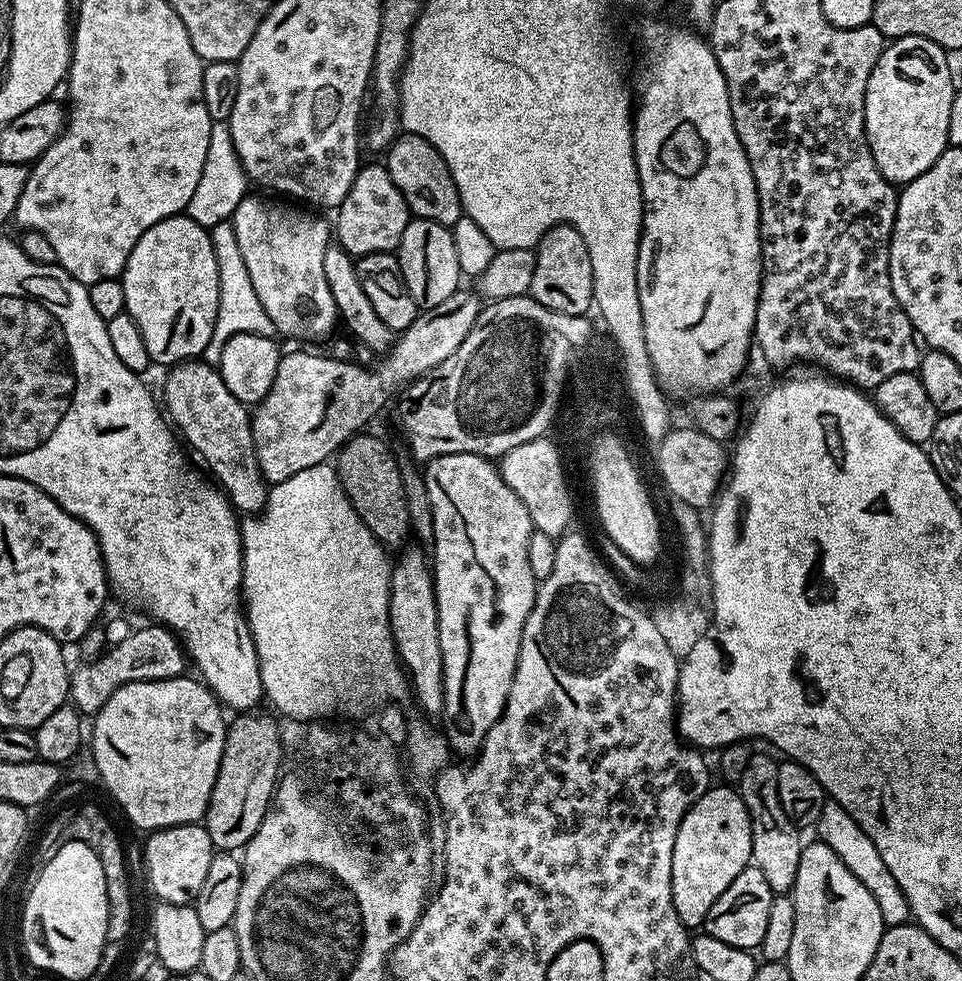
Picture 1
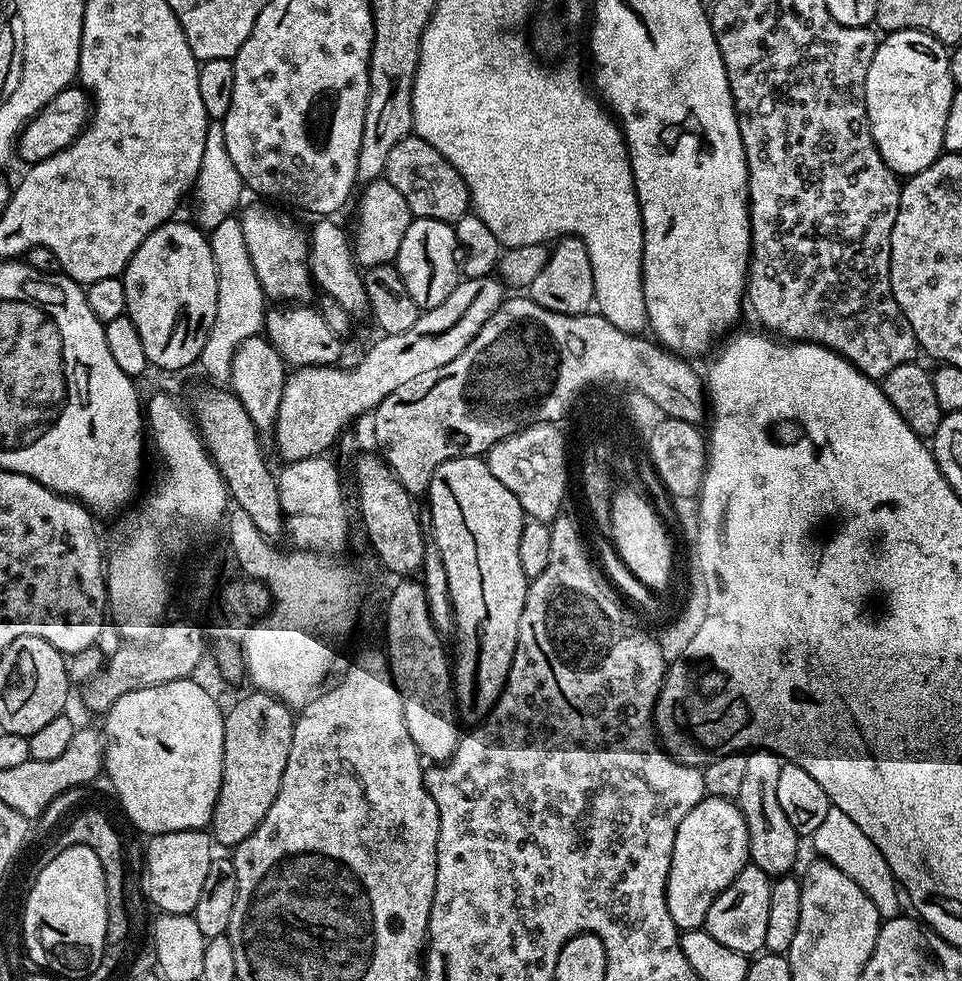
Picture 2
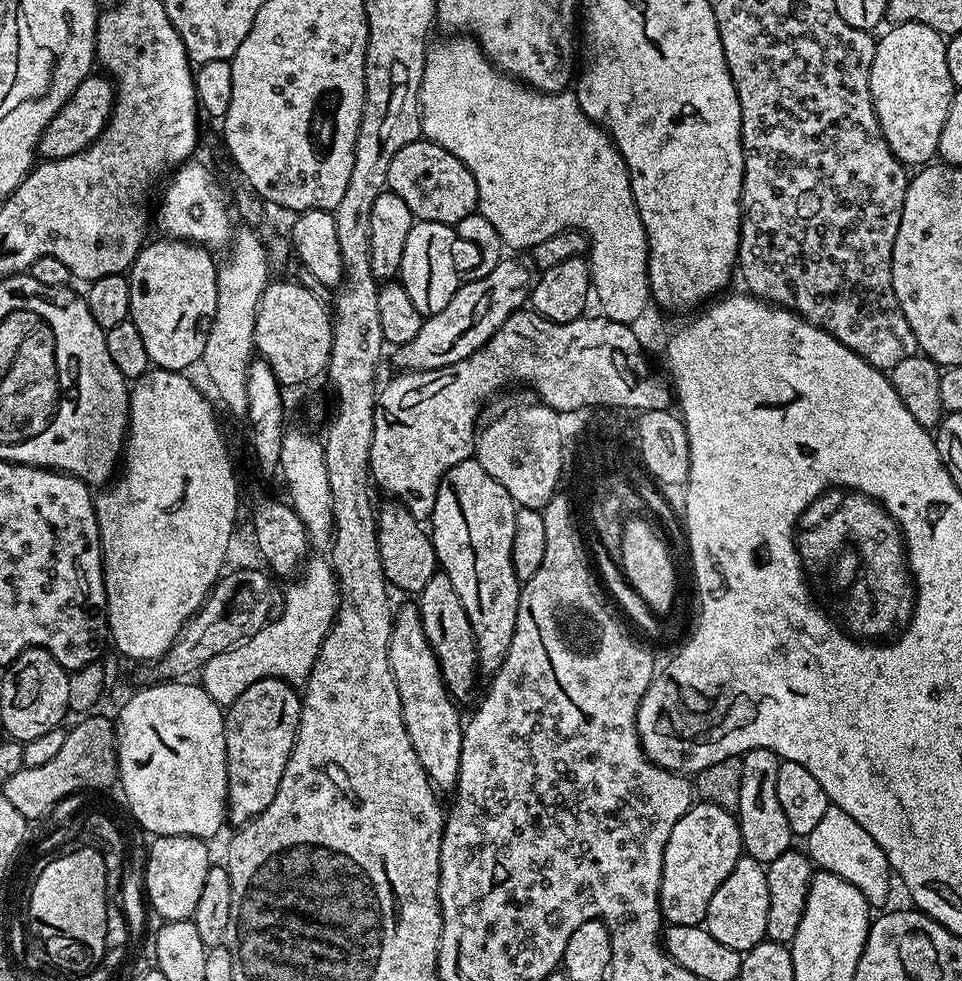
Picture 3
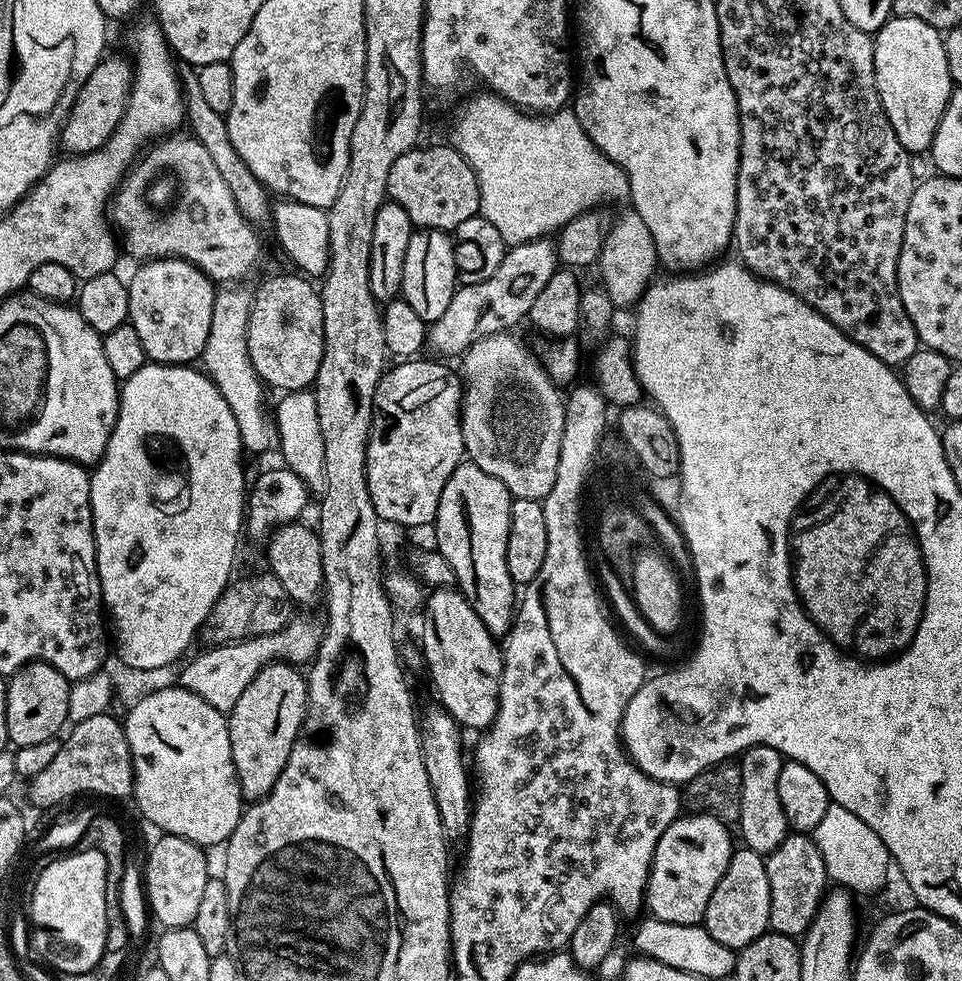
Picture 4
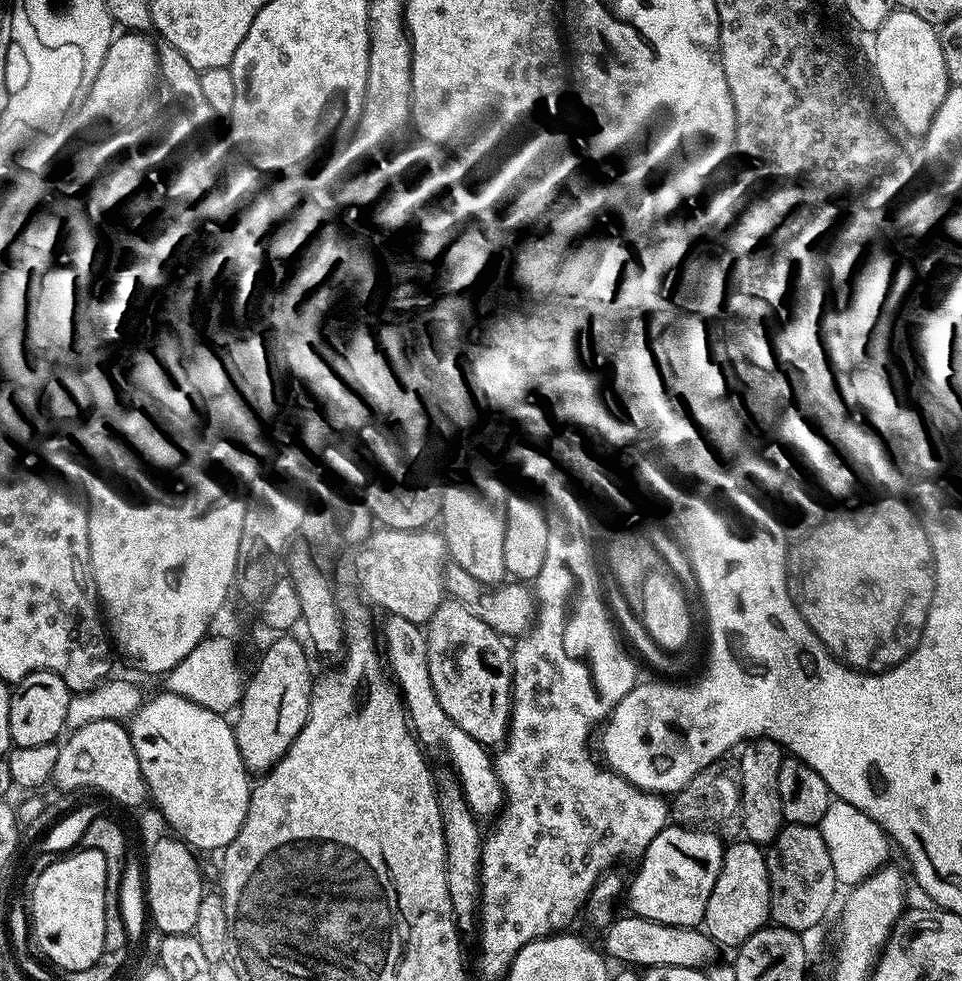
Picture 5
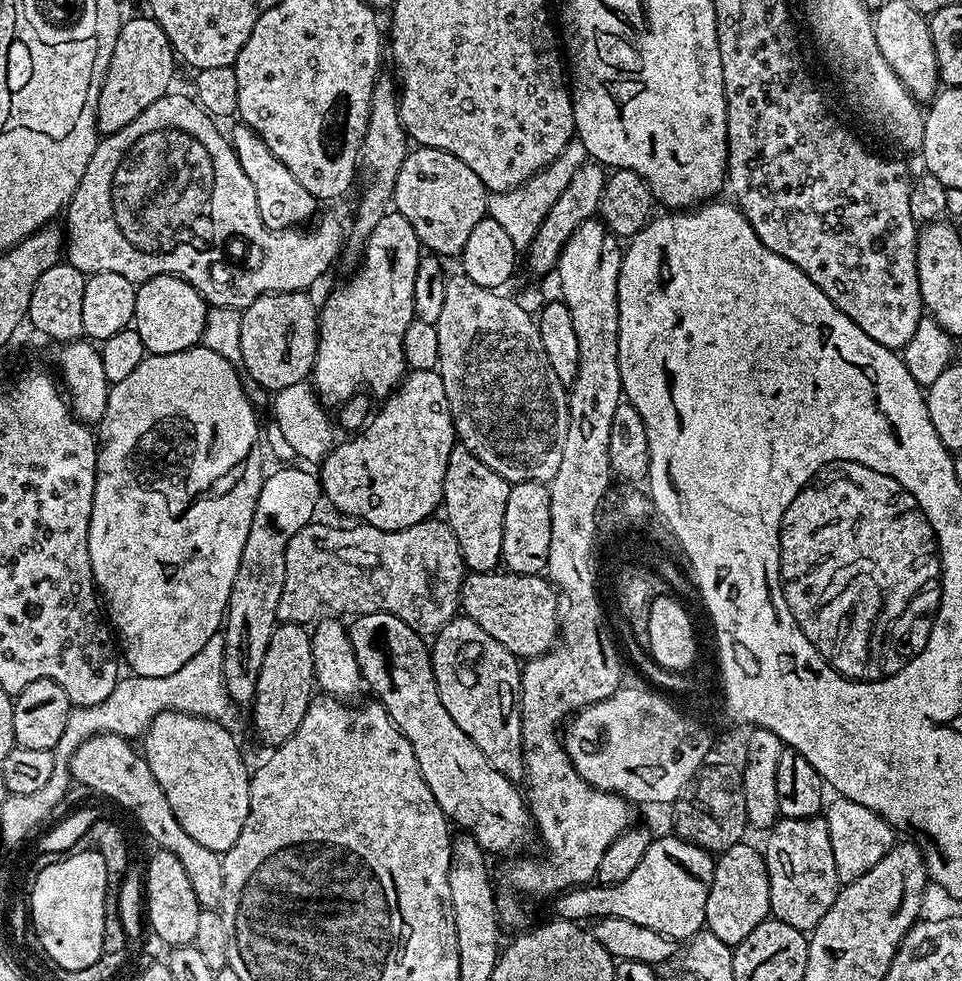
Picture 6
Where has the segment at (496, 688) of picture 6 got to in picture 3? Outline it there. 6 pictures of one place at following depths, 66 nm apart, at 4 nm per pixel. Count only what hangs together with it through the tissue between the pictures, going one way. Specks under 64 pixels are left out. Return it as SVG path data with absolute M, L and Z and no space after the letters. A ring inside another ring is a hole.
M437 570L426 586L418 594L418 607L422 626L426 630L426 638L434 650L440 663L442 678L448 687L453 700L463 702L472 696L478 677L478 661L476 658L476 639L470 626L470 616L462 606L462 598L458 598L450 578L442 570Z

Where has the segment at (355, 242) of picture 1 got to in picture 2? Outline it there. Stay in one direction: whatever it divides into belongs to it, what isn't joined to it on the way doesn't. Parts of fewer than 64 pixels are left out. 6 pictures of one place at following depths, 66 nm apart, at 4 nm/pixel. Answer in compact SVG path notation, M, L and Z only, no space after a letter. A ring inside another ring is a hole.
M387 175L371 176L374 177L369 180L368 184L366 182L356 190L354 203L351 205L353 208L350 243L354 258L362 266L375 260L395 257L398 242L402 242L402 234L406 234L406 226L413 217L412 212L406 206L406 198L398 194L398 186L394 186L394 182L390 182Z

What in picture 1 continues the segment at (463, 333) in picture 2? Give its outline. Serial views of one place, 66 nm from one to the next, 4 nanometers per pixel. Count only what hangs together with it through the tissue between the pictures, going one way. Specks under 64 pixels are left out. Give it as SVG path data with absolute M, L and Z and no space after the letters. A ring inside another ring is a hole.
M457 290L450 298L446 298L446 302L417 315L409 328L395 337L392 347L377 359L380 361L376 368L363 368L352 360L334 360L328 354L319 356L316 352L285 351L278 362L277 374L269 393L255 405L251 413L254 450L258 454L258 466L269 485L286 482L286 478L298 474L298 470L310 470L310 466L331 461L349 439L369 427L367 424L379 414L380 407L391 398L392 391L394 396L401 386L417 380L434 366L446 362L446 358L450 358L450 354L454 354L458 346L462 346L466 334L470 334L480 317L481 297L475 291L464 291Z

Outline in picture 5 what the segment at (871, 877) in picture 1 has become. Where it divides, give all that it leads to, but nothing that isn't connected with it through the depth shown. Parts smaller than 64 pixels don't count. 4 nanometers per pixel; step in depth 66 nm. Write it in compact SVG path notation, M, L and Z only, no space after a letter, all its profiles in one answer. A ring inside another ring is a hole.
M833 799L819 825L822 838L830 850L830 862L834 865L834 874L841 885L855 886L861 884L867 876L872 876L885 867L890 849L890 838L874 822L866 818L862 810L850 806L850 802Z

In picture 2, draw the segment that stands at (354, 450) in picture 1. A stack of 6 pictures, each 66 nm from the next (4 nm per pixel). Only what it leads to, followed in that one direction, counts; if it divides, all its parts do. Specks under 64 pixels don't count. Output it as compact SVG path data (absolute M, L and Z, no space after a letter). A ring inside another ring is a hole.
M374 452L357 460L354 476L362 526L381 564L394 576L417 573L423 567L426 538L421 532L419 513L412 502L413 495L401 486L387 463Z

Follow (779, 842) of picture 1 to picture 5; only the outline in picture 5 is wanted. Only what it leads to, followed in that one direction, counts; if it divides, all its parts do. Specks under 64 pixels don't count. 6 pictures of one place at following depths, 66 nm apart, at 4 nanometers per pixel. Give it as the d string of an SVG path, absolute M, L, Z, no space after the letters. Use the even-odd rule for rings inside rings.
M763 738L747 741L739 752L740 816L744 820L742 832L753 844L767 846L786 823L782 814L782 798L778 798L778 770L782 770L786 753L778 742Z

